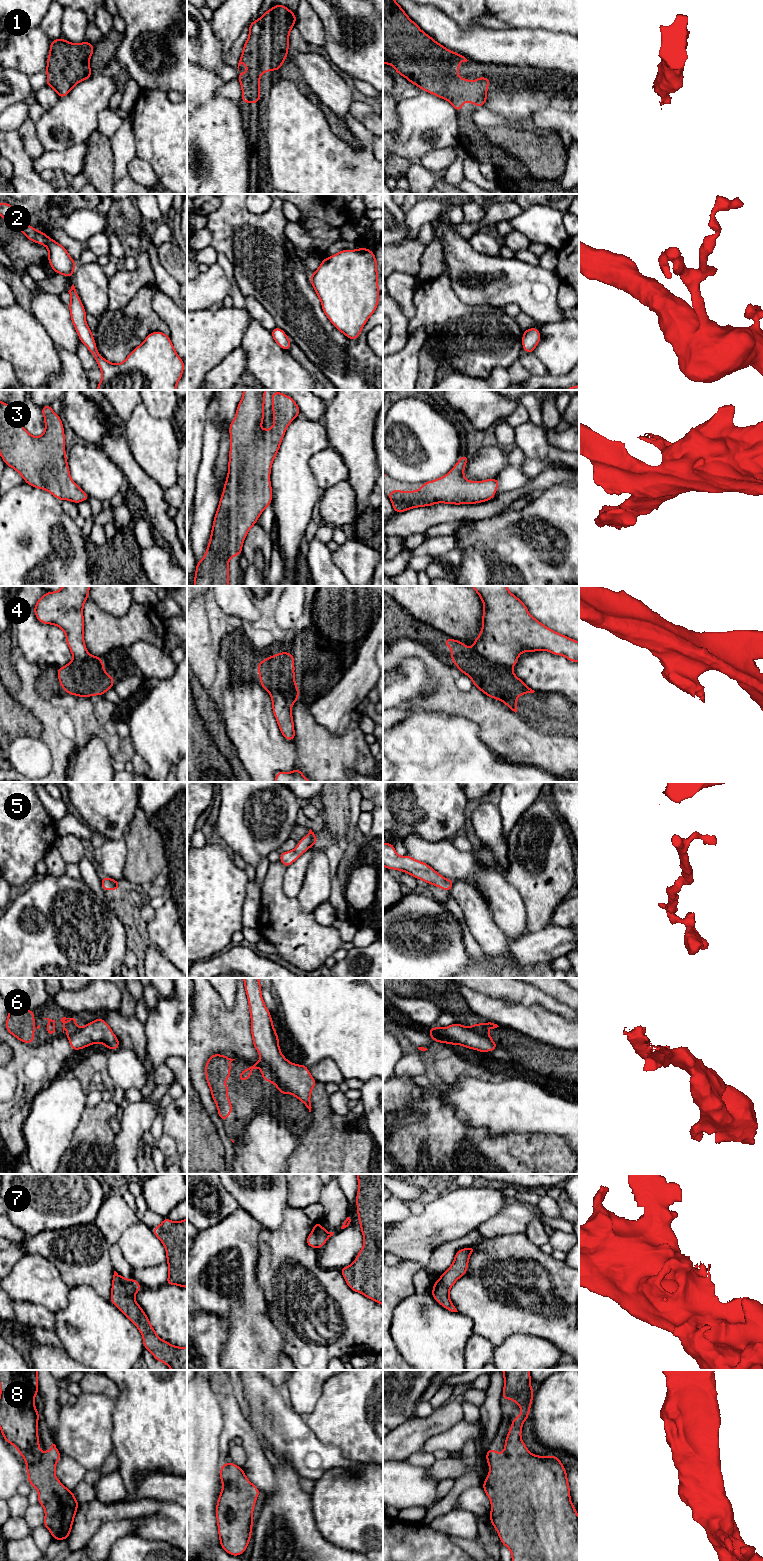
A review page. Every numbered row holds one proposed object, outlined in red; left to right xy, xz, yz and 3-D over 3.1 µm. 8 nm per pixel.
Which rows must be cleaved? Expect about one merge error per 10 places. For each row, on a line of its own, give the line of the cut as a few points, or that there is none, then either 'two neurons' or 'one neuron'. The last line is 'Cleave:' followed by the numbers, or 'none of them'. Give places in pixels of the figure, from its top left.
1: no cut; one neuron
2: no cut; one neuron
3: no cut; one neuron
4: cut in yz along (473, 649), (489, 661), (509, 669); two neurons
5: no cut; one neuron
6: cut in xz along (261, 1057), (269, 1067), (280, 1089); two neurons
7: no cut; one neuron
8: no cut; one neuron
Cleave: 4, 6

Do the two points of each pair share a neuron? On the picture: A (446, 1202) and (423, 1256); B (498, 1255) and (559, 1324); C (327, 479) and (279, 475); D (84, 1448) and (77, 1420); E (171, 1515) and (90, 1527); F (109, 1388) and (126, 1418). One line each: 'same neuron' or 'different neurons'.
A: same neuron
B: same neuron
C: different neurons
D: same neuron
E: same neuron
F: different neurons

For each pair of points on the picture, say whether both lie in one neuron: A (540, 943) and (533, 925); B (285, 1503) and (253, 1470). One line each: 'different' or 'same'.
A: different
B: different

